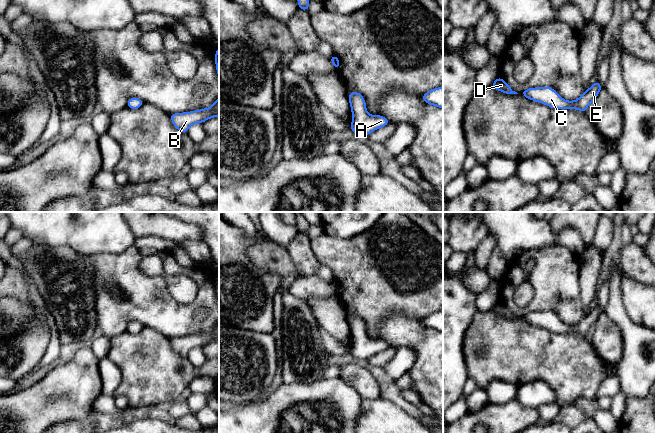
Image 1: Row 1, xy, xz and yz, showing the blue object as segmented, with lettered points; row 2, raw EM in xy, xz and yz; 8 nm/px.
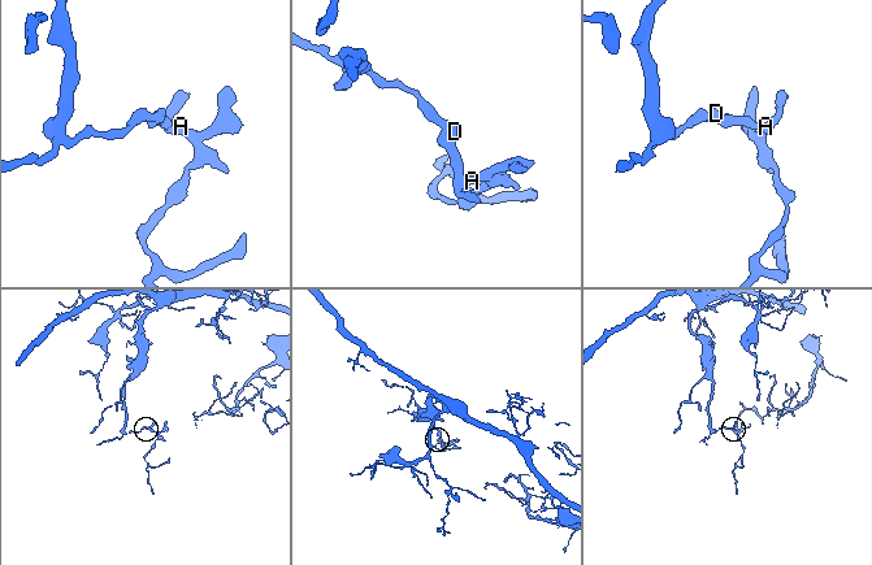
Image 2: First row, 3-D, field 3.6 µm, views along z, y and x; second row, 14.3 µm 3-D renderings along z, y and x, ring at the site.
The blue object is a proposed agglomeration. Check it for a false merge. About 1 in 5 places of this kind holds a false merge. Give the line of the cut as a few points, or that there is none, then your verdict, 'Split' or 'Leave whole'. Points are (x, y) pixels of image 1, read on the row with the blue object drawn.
No split. Leave whole

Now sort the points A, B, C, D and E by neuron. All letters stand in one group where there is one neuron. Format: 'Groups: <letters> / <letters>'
Groups: A B C D E

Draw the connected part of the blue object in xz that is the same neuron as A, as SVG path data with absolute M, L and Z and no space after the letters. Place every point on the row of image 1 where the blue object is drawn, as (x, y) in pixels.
M351 92L348 96L353 116L350 129L360 136L367 136L371 132L386 126L390 121L381 115L370 115L362 94Z

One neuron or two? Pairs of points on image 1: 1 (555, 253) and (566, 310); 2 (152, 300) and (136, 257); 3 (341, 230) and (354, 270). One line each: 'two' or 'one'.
1: one
2: one
3: two

